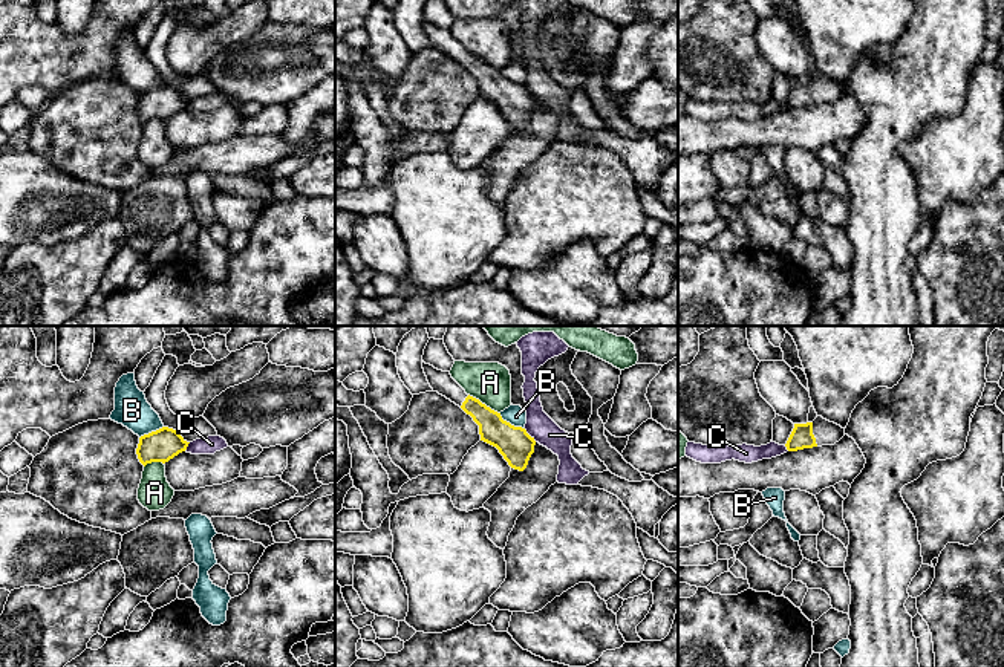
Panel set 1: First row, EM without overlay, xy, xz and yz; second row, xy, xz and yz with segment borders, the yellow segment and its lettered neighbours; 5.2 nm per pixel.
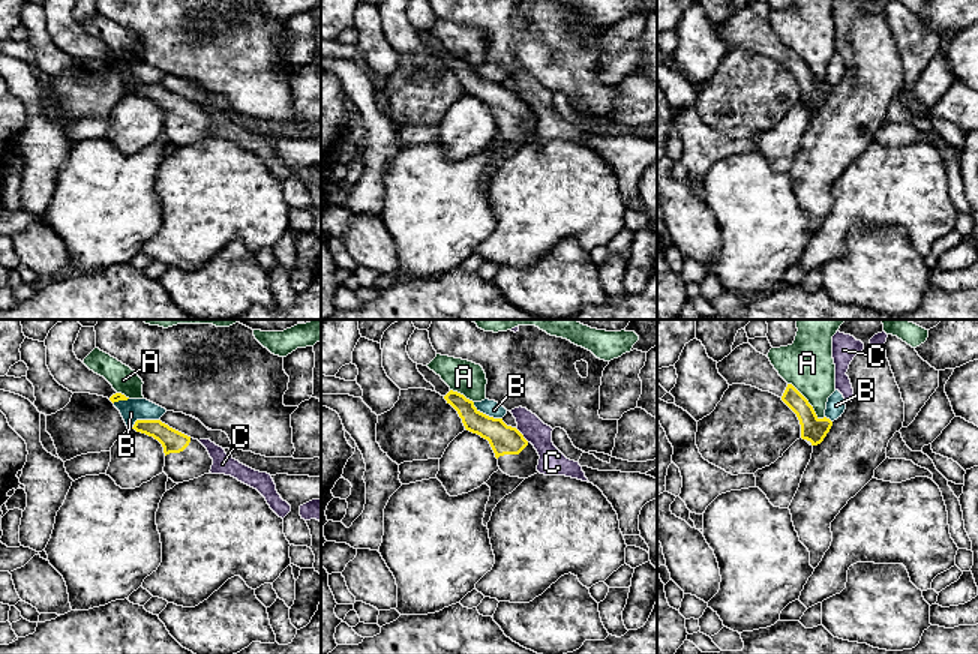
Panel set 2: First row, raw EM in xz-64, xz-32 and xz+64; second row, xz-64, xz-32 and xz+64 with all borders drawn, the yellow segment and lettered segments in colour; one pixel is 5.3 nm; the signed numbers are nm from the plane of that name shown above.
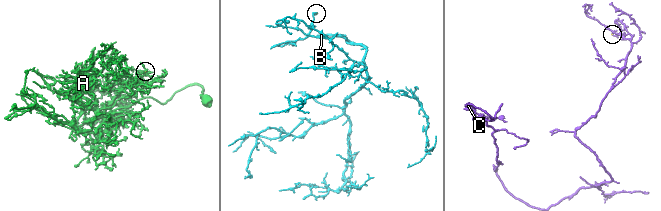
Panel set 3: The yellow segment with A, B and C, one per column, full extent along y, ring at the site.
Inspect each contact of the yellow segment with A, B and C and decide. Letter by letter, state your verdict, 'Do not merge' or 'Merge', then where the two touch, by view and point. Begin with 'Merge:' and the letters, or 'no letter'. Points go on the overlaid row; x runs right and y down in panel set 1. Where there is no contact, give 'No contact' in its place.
Merge: no letter
A: Do not merge. Touches yellow at xz (484, 404)
B: Do not merge. Touches yellow at xz (510, 424)
C: Do not merge. Touches yellow at xz (528, 435)

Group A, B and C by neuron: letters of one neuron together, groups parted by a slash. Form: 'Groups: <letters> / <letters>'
Groups: A / B / C

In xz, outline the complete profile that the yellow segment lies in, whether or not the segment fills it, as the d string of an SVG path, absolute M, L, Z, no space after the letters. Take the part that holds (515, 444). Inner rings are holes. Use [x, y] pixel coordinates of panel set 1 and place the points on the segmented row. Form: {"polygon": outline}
{"polygon": "M424 361L422 369L433 392L445 396L473 418L479 425L481 441L496 447L511 468L519 471L526 468L536 441L525 428L511 425L502 419L500 413L467 395L450 372L438 370Z"}

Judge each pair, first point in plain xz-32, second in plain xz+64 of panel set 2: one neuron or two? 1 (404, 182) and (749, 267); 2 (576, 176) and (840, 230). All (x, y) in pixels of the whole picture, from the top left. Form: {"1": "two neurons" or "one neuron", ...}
{"1": "one neuron", "2": "one neuron"}

